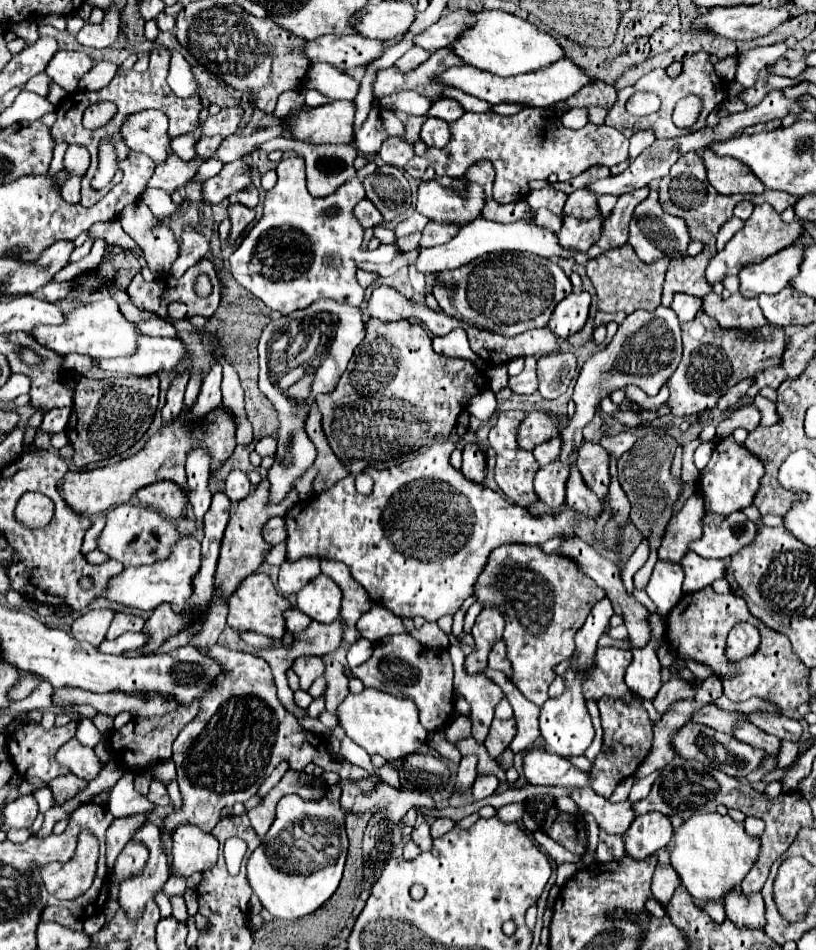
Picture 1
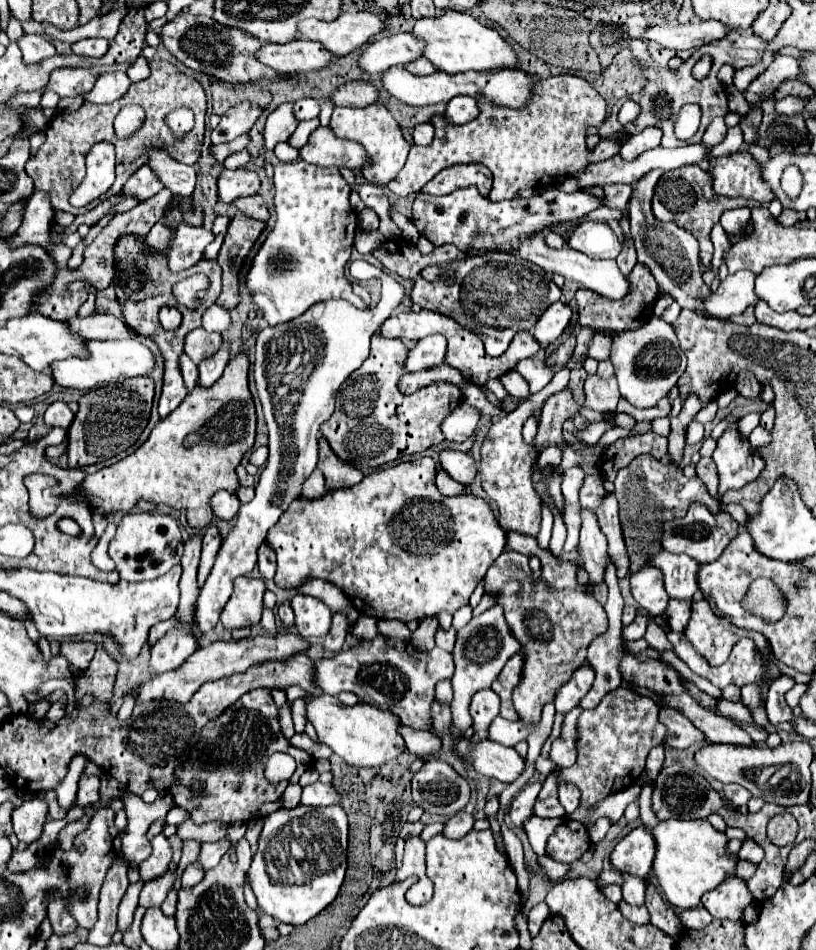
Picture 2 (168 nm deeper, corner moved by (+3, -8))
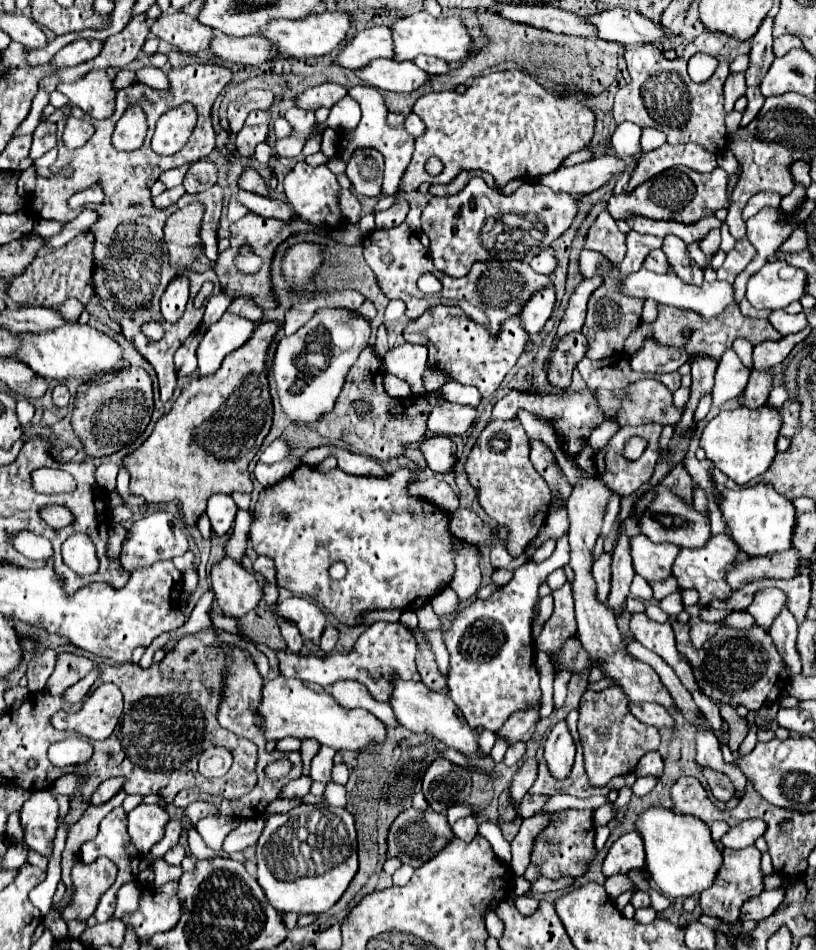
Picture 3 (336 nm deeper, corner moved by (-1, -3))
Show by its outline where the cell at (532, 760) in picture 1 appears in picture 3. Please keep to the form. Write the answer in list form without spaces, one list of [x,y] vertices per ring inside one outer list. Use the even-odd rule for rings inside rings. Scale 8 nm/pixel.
[[[392,678],[392,694],[390,694],[390,706],[394,710],[396,722],[412,732],[418,734],[430,734],[438,742],[446,744],[448,748],[460,750],[464,756],[474,758],[478,756],[478,732],[468,728],[464,724],[464,718],[456,712],[456,706],[450,698],[440,696],[438,692],[432,692],[424,682],[412,682],[412,680],[400,680]]]

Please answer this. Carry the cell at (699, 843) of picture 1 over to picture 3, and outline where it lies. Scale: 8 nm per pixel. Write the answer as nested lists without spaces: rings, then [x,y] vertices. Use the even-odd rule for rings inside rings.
[[[652,806],[638,816],[636,832],[644,842],[644,868],[658,890],[670,900],[694,896],[696,892],[708,888],[716,878],[720,868],[720,850],[710,840],[710,828],[706,822],[696,820],[694,816],[676,814],[664,806]]]

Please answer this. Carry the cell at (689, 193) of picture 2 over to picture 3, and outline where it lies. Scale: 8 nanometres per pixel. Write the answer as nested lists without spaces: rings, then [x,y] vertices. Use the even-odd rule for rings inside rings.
[[[676,166],[646,180],[644,184],[636,186],[632,192],[614,194],[608,200],[608,212],[612,214],[614,220],[644,216],[650,220],[676,220],[682,224],[692,224],[704,216],[712,216],[714,210],[718,208],[730,206],[726,190],[728,190],[728,174],[722,168],[716,168],[714,172],[708,174],[700,174],[690,168]]]

